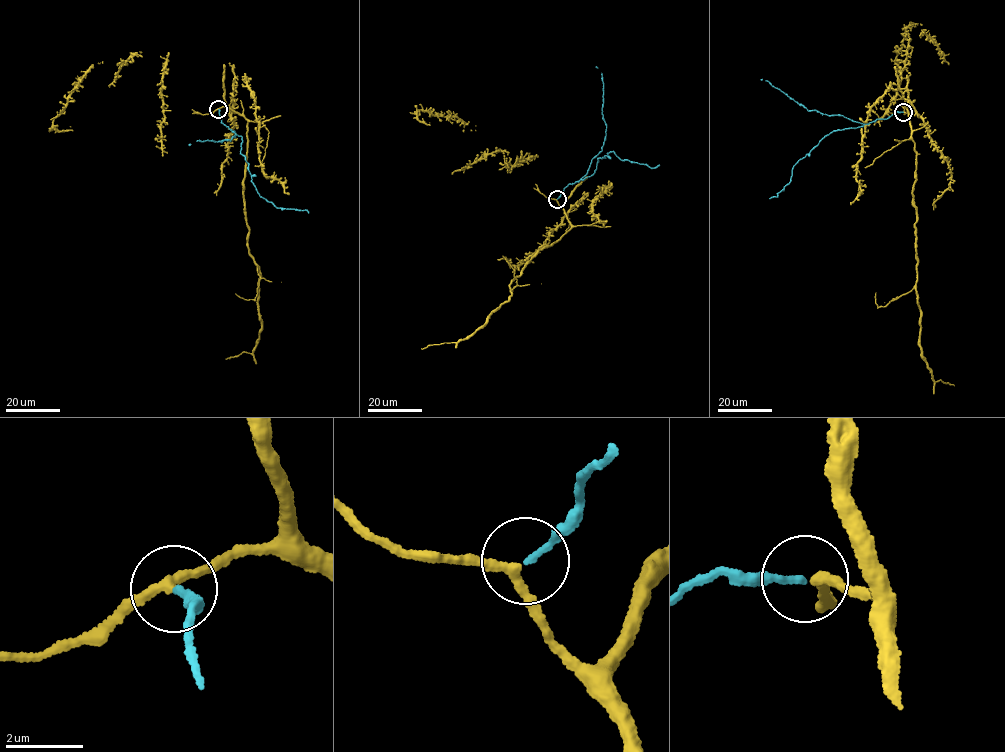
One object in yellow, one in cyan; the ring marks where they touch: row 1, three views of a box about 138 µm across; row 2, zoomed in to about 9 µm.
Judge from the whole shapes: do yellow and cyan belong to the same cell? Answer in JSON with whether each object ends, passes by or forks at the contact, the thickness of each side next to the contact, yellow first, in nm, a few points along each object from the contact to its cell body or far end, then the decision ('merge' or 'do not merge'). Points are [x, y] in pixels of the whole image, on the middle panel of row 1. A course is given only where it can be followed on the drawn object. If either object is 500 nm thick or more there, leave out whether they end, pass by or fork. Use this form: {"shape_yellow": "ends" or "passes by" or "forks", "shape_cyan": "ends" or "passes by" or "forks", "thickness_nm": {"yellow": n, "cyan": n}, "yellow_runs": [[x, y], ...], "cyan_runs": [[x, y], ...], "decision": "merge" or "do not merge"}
{"shape_yellow": "passes by", "shape_cyan": "ends", "thickness_nm": {"yellow": 240, "cyan": 160}, "yellow_runs": [[556, 199], [570, 228], [528, 262], [509, 283], [509, 299], [469, 336], [421, 349]], "cyan_runs": [[557, 199], [569, 184], [593, 174], [597, 159], [611, 152], [620, 159], [654, 168], [659, 164]], "decision": "merge"}

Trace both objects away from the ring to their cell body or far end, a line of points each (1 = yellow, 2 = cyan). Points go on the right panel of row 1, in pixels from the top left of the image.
1: (904, 112), (908, 114), (916, 154), (912, 193), (920, 346), (932, 381), (954, 385)
2: (903, 112), (826, 135), (793, 167), (791, 180), (776, 197), (769, 198)

